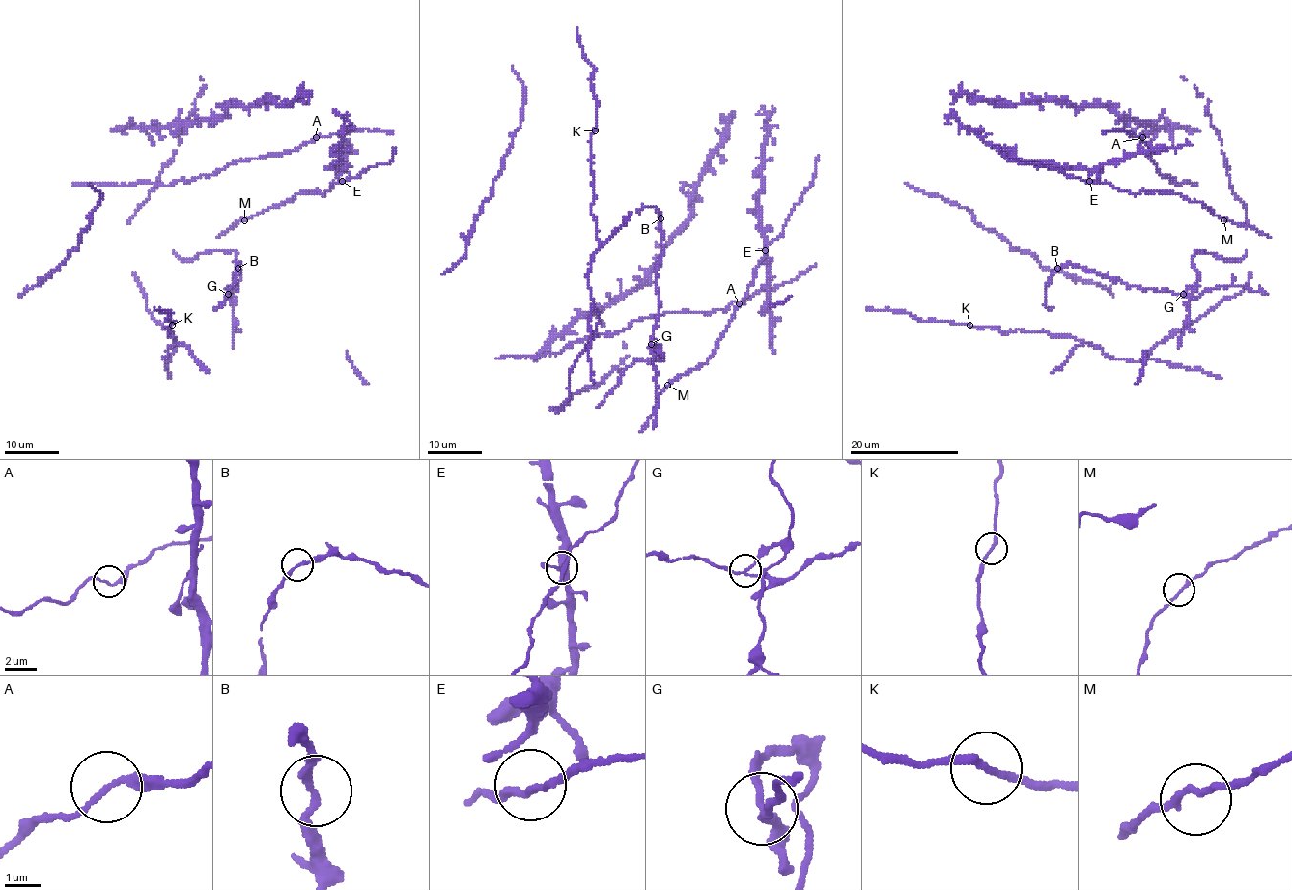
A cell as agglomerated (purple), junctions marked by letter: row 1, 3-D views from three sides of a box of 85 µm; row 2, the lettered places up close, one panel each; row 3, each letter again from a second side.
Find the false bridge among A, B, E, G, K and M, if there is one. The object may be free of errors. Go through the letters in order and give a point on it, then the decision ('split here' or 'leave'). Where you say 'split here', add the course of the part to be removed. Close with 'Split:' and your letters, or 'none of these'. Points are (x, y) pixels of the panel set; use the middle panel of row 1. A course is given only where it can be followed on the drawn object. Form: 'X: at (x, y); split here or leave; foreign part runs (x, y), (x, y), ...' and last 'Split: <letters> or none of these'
A: at (739, 303); leave
B: at (660, 218); leave
E: at (765, 250); leave
G: at (651, 344); split here; foreign part runs (651, 344), (650, 350), (664, 358), (660, 352), (657, 358), (634, 358), (624, 371), (621, 381), (596, 408)
K: at (595, 130); leave
M: at (667, 385); leave
Split: G

